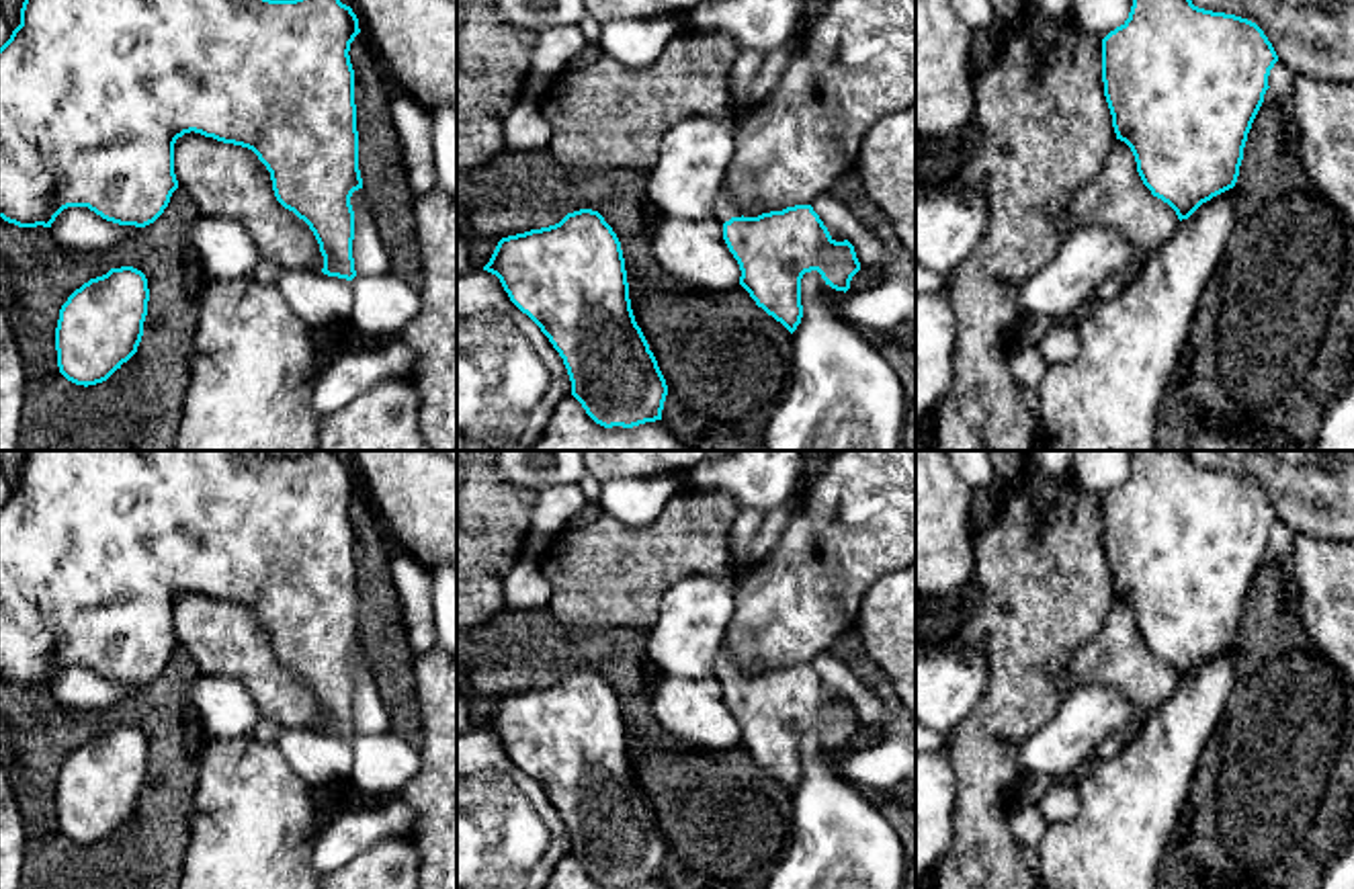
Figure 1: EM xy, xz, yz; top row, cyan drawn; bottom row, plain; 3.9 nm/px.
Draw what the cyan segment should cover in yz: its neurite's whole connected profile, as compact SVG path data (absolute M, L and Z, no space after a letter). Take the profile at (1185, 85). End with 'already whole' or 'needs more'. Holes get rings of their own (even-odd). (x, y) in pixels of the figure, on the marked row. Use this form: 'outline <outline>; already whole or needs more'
outline M1133 0L1129 18L1102 39L1102 82L1116 139L1131 147L1143 184L1168 203L1180 221L1235 186L1247 133L1276 61L1272 43L1256 23L1198 8L1192 0Z; already whole

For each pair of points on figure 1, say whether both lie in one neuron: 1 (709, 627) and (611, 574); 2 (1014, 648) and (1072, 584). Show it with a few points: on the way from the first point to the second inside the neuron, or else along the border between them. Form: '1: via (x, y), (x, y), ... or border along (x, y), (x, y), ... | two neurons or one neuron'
1: border along (699, 572), (664, 593), (658, 619), (648, 629) | two neurons
2: via (1029, 631), (1055, 601) | one neuron

